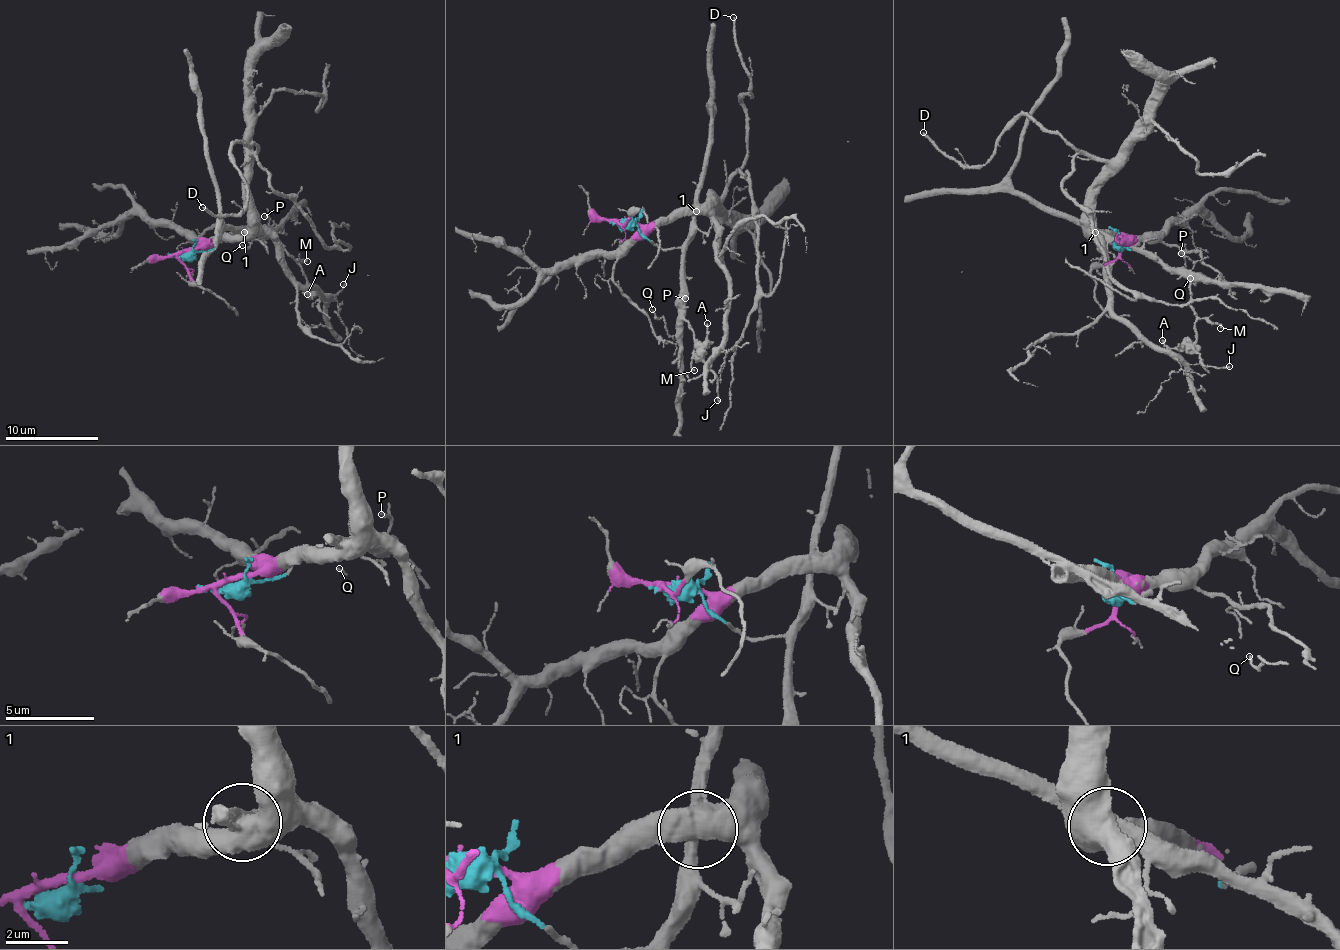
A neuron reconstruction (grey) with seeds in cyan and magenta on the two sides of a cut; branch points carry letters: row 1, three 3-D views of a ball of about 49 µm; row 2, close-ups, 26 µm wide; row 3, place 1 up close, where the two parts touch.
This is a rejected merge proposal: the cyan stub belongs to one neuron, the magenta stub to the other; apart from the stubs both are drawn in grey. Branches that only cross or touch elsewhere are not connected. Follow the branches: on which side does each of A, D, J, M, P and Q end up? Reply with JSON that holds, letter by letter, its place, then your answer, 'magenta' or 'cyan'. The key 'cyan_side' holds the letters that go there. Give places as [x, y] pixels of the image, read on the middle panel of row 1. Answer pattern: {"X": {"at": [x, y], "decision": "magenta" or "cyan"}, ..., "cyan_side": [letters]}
{"A": {"at": [707, 323], "decision": "cyan"}, "D": {"at": [733, 17], "decision": "magenta"}, "J": {"at": [717, 400], "decision": "cyan"}, "M": {"at": [694, 370], "decision": "cyan"}, "P": {"at": [685, 298], "decision": "cyan"}, "Q": {"at": [652, 309], "decision": "cyan"}, "cyan_side": ["A", "J", "M", "P", "Q"]}

